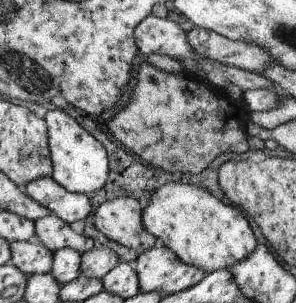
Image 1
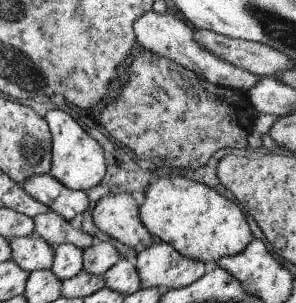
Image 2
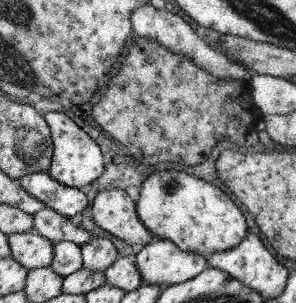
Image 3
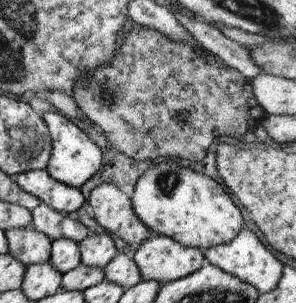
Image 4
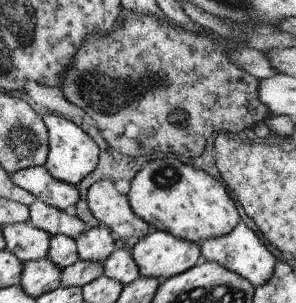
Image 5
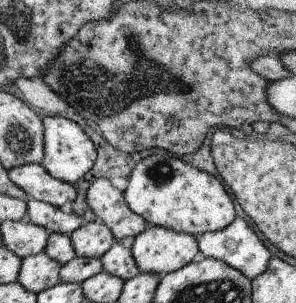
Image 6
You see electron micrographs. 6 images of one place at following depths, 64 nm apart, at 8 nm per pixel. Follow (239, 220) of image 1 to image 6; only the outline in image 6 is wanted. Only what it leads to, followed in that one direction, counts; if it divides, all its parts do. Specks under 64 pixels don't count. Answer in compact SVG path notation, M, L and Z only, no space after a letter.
M167 152L149 154L147 158L143 158L143 162L139 162L133 168L133 172L127 178L127 182L129 182L129 186L123 192L125 200L127 200L127 206L135 214L139 214L141 218L145 218L147 226L165 228L165 230L173 230L177 234L189 234L189 236L197 238L197 236L203 236L203 234L215 234L219 230L225 230L235 220L233 202L227 196L227 192L221 186L221 182L215 176L211 176L211 174L205 174L205 172L193 168L193 166L187 166L177 156L169 156Z

